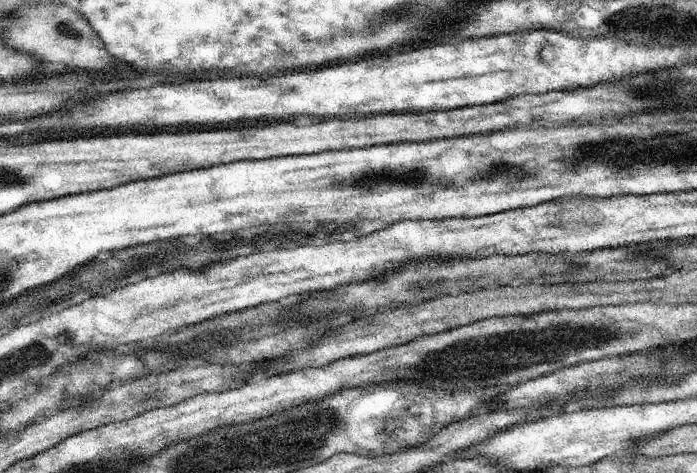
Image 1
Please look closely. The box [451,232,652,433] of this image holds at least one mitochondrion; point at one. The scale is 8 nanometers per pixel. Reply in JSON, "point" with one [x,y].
{"point":[520,273]}

